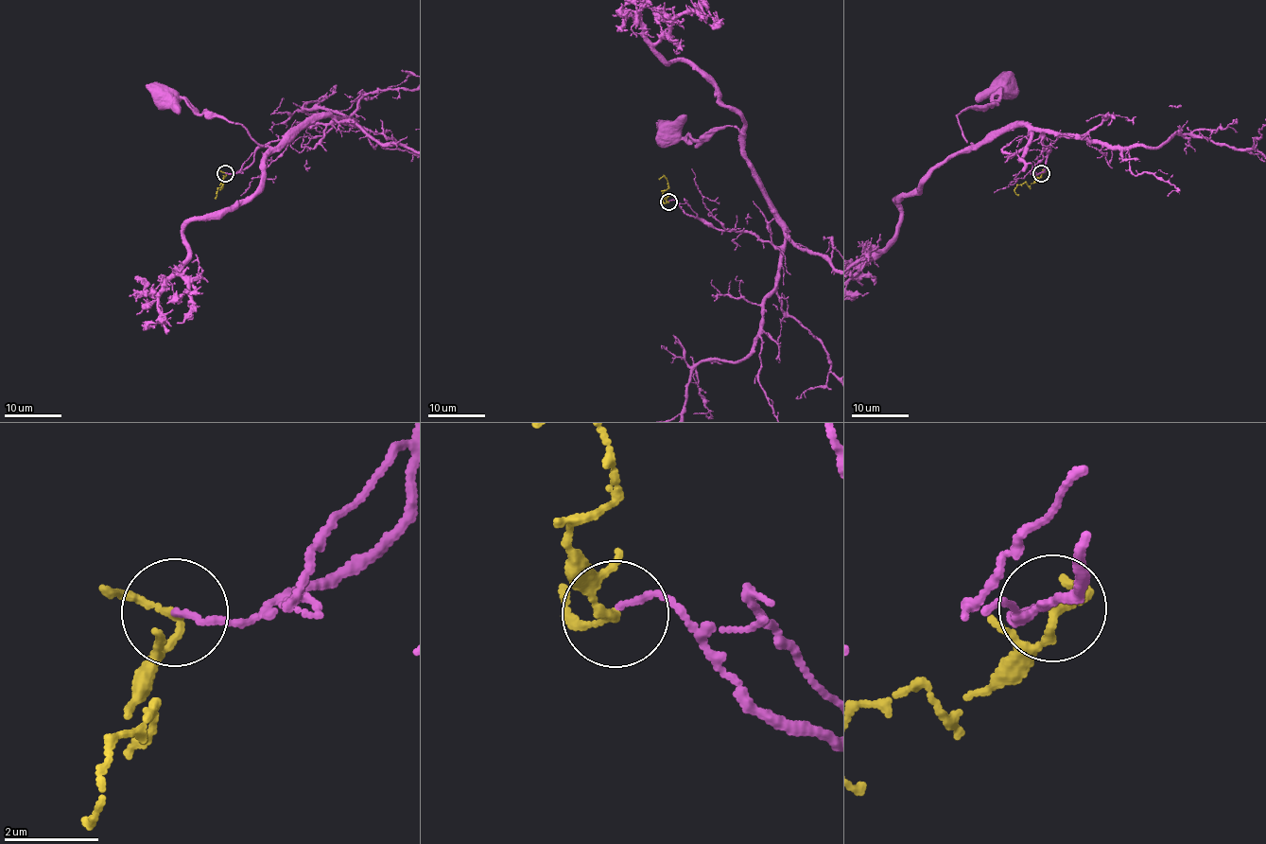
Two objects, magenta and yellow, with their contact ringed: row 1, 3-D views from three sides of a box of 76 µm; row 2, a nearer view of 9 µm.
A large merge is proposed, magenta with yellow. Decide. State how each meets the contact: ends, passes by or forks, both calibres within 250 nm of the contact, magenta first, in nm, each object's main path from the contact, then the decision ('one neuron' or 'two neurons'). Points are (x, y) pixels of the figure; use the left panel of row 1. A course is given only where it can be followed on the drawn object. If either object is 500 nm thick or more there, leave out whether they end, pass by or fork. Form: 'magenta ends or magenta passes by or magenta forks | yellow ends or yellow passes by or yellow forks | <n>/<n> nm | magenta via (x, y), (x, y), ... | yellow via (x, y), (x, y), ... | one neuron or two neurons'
magenta ends | yellow passes by | 90/140 nm | magenta via (226, 172), (234, 174), (272, 140), (290, 141), (298, 130), (335, 116), (263, 147), (235, 122), (167, 98) | yellow via (226, 172), (216, 199) | one neuron

